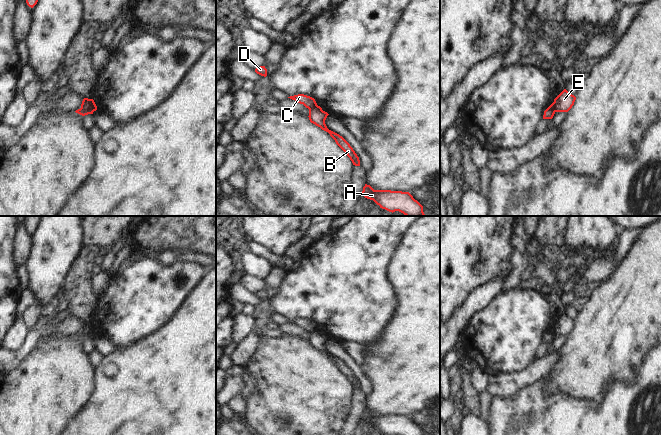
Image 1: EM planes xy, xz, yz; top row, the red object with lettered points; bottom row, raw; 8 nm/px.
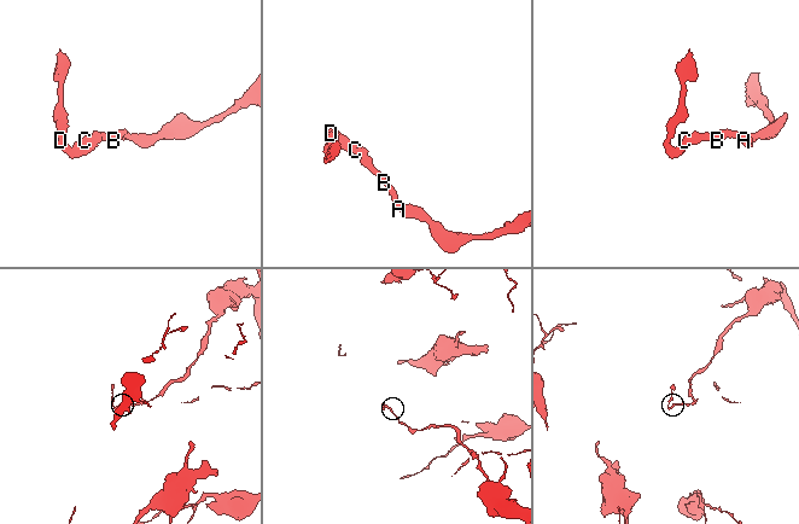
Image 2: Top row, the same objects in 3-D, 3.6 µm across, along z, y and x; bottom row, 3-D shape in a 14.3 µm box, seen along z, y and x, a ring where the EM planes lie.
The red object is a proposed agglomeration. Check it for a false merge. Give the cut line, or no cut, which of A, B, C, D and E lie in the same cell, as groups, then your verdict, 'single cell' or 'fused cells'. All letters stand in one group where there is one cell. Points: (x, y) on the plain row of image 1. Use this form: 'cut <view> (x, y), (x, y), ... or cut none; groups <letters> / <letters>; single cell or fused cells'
cut yz (553, 326), (555, 335); groups A B E / C D; fused cells

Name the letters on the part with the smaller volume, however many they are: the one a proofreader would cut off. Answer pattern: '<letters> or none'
C, D

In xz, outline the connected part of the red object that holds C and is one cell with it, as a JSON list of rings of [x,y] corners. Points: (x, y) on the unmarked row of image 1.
[[[304,318],[294,319],[288,322],[295,324],[296,326],[300,328],[303,328],[309,334],[317,330],[317,327],[314,322],[304,319]]]

